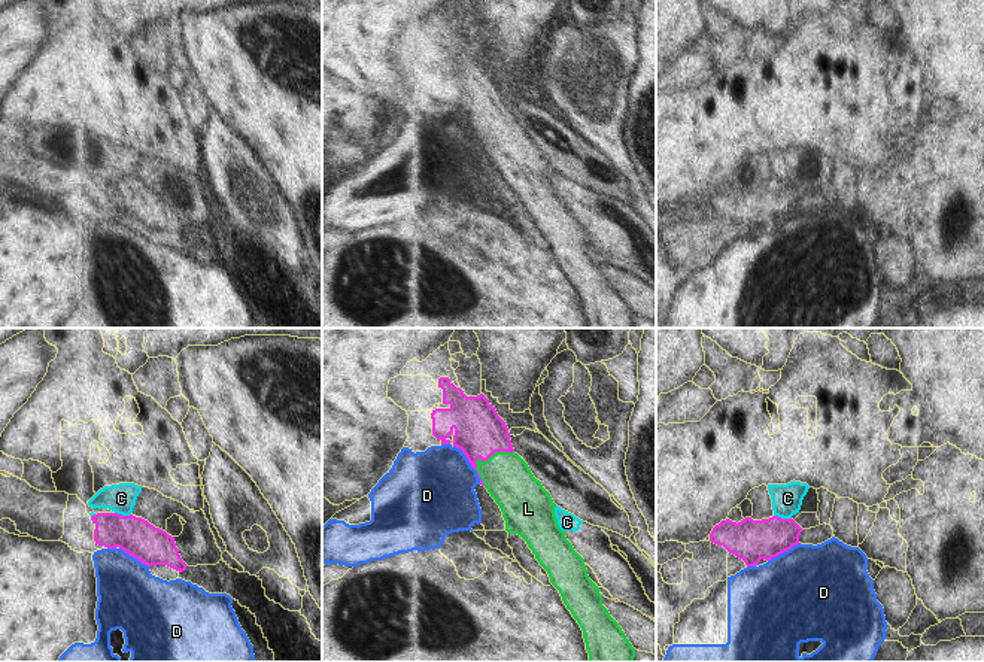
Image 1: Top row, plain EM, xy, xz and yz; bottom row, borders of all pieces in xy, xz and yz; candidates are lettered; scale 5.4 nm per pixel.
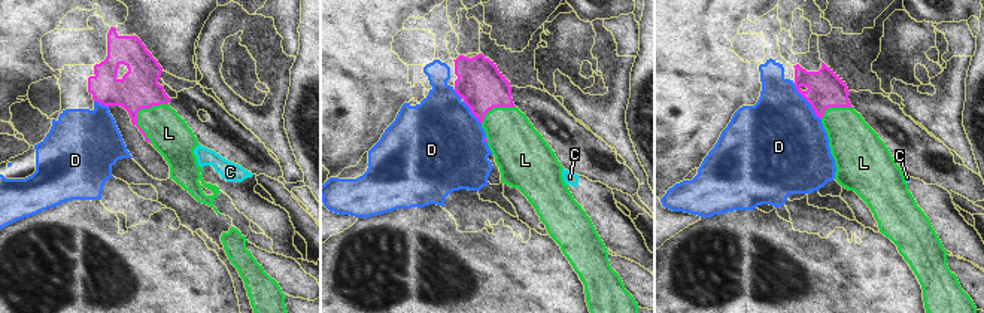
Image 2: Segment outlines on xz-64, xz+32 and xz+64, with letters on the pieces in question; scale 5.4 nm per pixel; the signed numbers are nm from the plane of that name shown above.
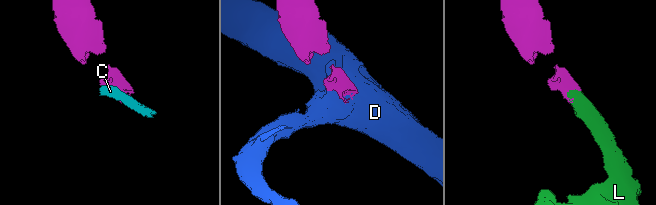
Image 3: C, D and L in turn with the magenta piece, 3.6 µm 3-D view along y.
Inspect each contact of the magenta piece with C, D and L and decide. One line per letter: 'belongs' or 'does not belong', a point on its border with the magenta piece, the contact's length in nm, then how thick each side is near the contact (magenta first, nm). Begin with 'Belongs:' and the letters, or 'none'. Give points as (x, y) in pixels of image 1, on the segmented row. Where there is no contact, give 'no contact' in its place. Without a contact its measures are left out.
Belongs: L
C: does not belong; meets magenta in yz at (783, 519); contact 100 nm long; 220 nm thick on the magenta side, 160 nm on the other
D: does not belong; meets magenta in xz at (470, 462); contact 260 nm long; 280 nm thick on the magenta side, 440 nm on the other
L: belongs; meets magenta in xz at (482, 461); contact 260 nm long; 280 nm thick on the magenta side, 260 nm on the other

